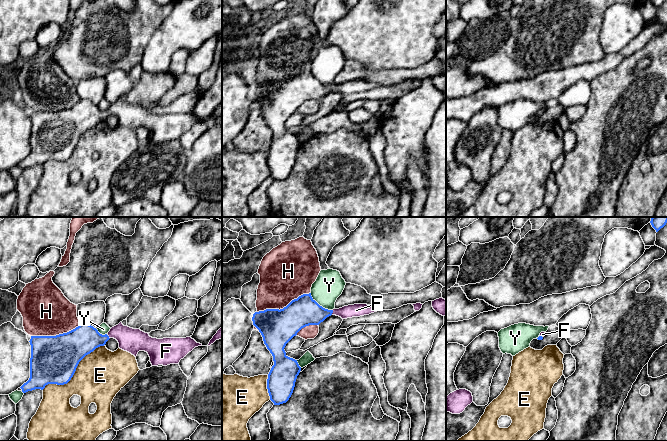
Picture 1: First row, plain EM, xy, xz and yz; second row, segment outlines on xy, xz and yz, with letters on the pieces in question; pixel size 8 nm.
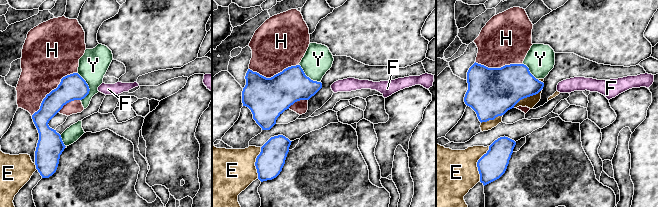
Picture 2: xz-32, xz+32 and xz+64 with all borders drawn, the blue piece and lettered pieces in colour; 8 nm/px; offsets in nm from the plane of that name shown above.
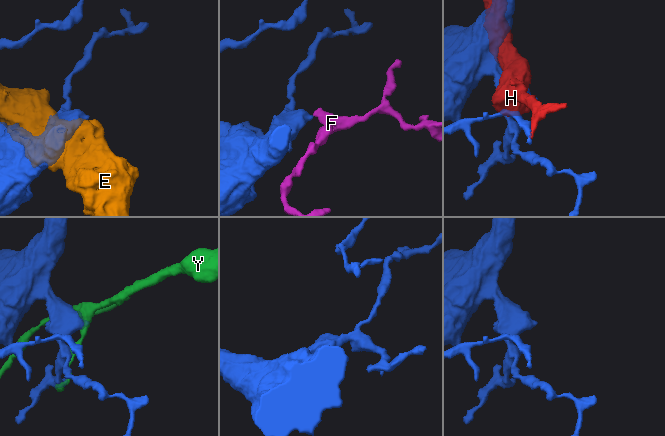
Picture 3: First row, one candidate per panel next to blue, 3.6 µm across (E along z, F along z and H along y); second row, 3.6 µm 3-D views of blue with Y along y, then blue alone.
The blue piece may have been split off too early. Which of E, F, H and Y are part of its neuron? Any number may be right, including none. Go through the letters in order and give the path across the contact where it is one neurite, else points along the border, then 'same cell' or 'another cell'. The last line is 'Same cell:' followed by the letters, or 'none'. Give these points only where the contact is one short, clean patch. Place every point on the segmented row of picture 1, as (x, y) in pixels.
E: another cell
F: across xz (304, 311), (332, 312), (356, 310) | same cell
H: another cell
Y: another cell
Same cell: F

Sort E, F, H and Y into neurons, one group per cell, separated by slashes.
E / F / H / Y

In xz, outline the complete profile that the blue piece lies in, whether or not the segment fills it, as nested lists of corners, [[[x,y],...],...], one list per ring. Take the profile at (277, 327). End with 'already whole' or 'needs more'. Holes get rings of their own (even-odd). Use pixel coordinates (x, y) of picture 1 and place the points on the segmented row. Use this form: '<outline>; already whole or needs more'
[[[309,293],[292,300],[283,309],[255,312],[252,317],[253,325],[261,333],[264,344],[273,356],[274,365],[268,374],[267,389],[274,405],[286,403],[293,393],[301,367],[297,360],[286,355],[284,348],[302,328],[319,325],[331,315],[347,319],[377,311],[380,309],[367,304],[328,310],[320,306]]]; needs more

